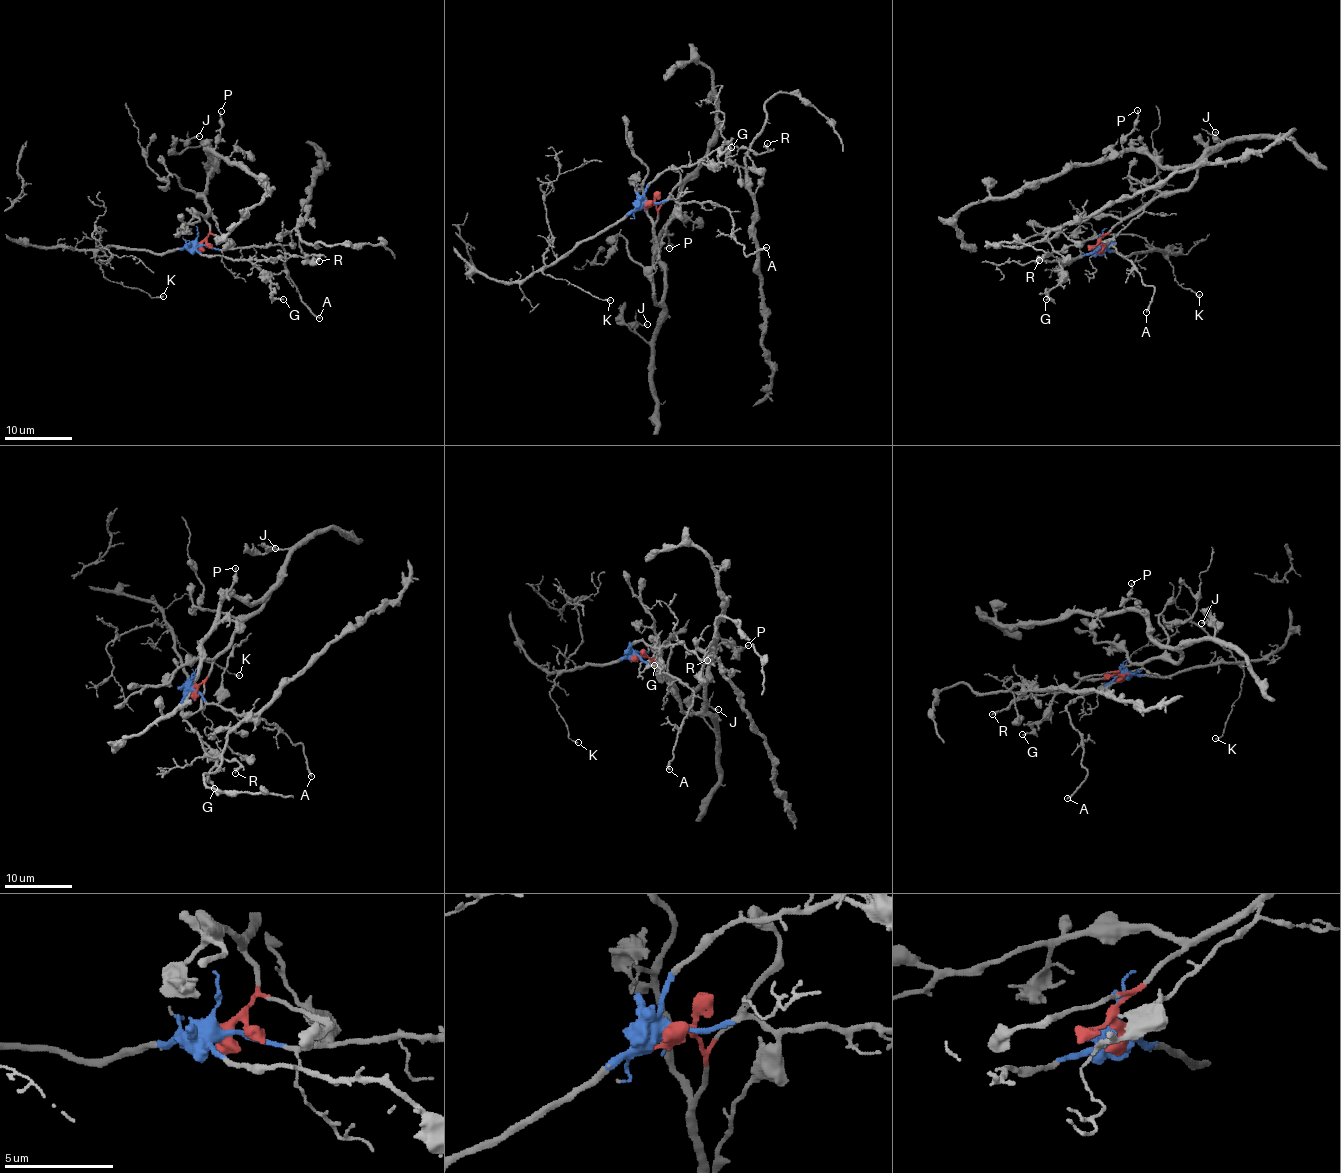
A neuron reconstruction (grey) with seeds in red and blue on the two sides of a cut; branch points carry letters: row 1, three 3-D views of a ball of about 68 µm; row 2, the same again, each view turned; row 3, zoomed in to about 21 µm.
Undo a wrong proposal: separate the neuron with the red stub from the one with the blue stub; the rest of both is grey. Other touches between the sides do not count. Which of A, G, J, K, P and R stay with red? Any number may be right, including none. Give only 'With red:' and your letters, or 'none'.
With red: J, P

